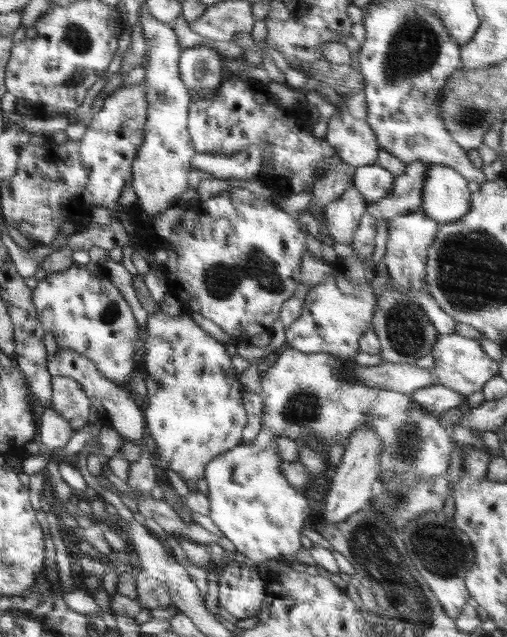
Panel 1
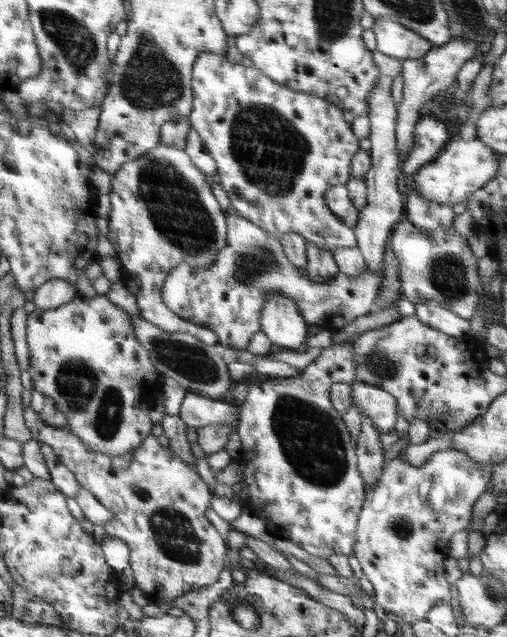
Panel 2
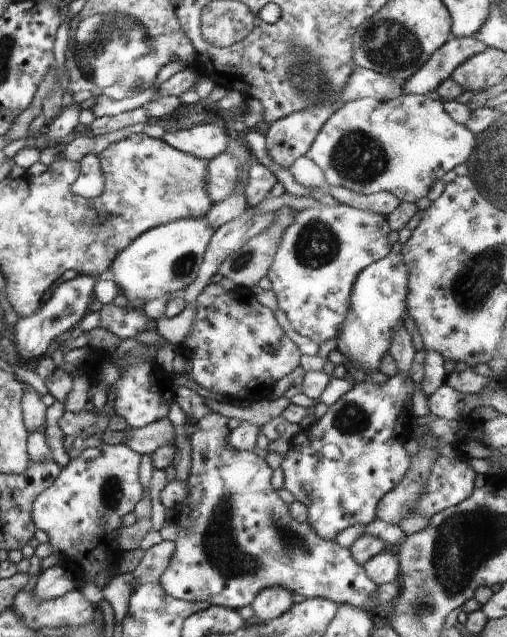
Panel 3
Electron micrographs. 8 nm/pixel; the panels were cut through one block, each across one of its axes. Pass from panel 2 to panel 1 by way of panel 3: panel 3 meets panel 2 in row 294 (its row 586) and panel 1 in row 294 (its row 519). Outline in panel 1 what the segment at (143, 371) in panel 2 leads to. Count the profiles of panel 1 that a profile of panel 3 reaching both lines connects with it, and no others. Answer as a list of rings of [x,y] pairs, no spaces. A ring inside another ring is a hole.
[[[73,264],[66,270],[47,274],[44,280],[39,280],[38,286],[32,292],[32,300],[39,316],[38,320],[43,328],[53,332],[58,348],[74,350],[88,357],[104,377],[116,385],[128,388],[132,372],[136,371],[134,349],[138,341],[139,325],[134,319],[130,305],[110,281],[109,272],[110,269],[104,264]]]

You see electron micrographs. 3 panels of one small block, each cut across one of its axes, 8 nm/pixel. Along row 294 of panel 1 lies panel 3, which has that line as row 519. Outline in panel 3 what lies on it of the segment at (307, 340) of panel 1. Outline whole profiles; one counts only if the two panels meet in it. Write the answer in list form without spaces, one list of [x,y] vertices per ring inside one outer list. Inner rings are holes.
[[[402,373],[389,377],[383,386],[366,380],[358,383],[328,407],[319,420],[296,433],[289,441],[289,450],[283,456],[279,468],[283,472],[283,488],[294,500],[308,507],[306,522],[320,538],[334,541],[337,534],[348,526],[369,525],[377,518],[378,503],[382,497],[396,488],[412,464],[412,457],[406,453],[404,443],[410,439],[412,420],[408,415],[408,404],[413,397],[414,382]],[[326,444],[334,444],[342,453],[338,460],[327,459],[322,453]]]

